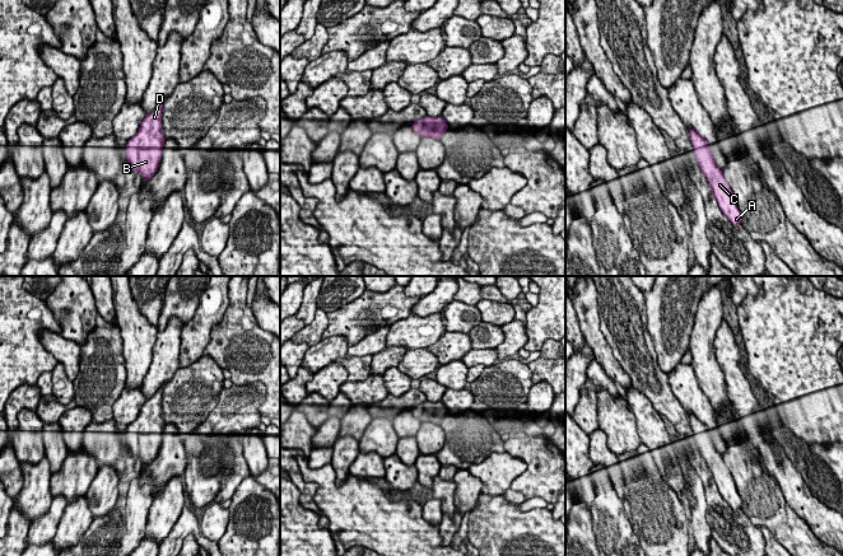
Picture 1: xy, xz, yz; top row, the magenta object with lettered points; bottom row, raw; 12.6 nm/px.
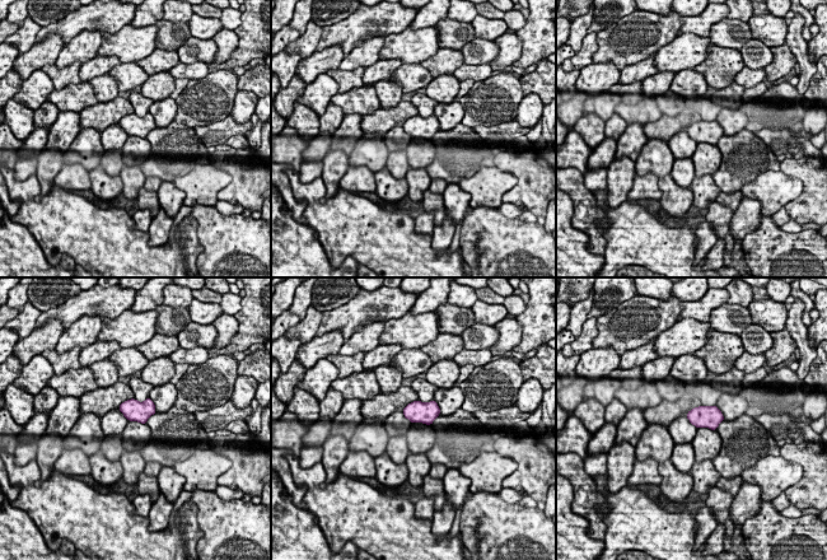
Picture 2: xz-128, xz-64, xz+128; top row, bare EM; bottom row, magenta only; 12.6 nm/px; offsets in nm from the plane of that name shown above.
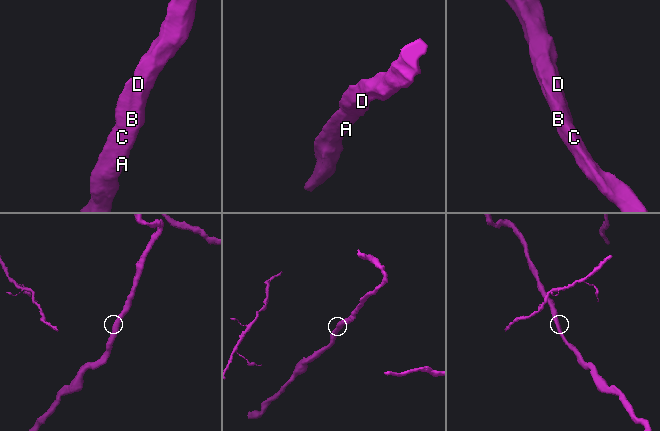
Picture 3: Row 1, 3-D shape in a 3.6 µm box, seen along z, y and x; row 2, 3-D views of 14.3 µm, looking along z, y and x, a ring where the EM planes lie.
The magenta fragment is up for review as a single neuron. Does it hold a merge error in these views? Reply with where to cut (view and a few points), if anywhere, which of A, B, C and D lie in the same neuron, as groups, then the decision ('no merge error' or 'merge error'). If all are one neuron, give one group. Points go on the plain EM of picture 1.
no cut; A B C D; no merge error

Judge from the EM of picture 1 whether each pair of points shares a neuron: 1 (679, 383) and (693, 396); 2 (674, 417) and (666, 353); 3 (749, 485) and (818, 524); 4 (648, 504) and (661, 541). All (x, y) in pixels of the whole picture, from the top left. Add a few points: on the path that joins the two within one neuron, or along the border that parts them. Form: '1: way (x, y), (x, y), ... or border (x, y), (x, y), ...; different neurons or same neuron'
1: way (683, 386), (689, 392); same neuron
2: border (653, 346), (657, 354), (657, 364), (667, 374); different neurons
3: border (778, 486), (785, 501), (814, 535); different neurons
4: way (655, 513), (661, 526), (661, 532); same neuron

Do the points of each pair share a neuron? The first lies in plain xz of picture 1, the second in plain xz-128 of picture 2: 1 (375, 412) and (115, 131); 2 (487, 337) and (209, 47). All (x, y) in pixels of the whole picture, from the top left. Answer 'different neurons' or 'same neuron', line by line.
1: different neurons
2: same neuron

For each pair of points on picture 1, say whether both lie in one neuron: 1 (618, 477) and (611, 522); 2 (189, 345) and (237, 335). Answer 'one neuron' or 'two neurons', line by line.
1: two neurons
2: two neurons

